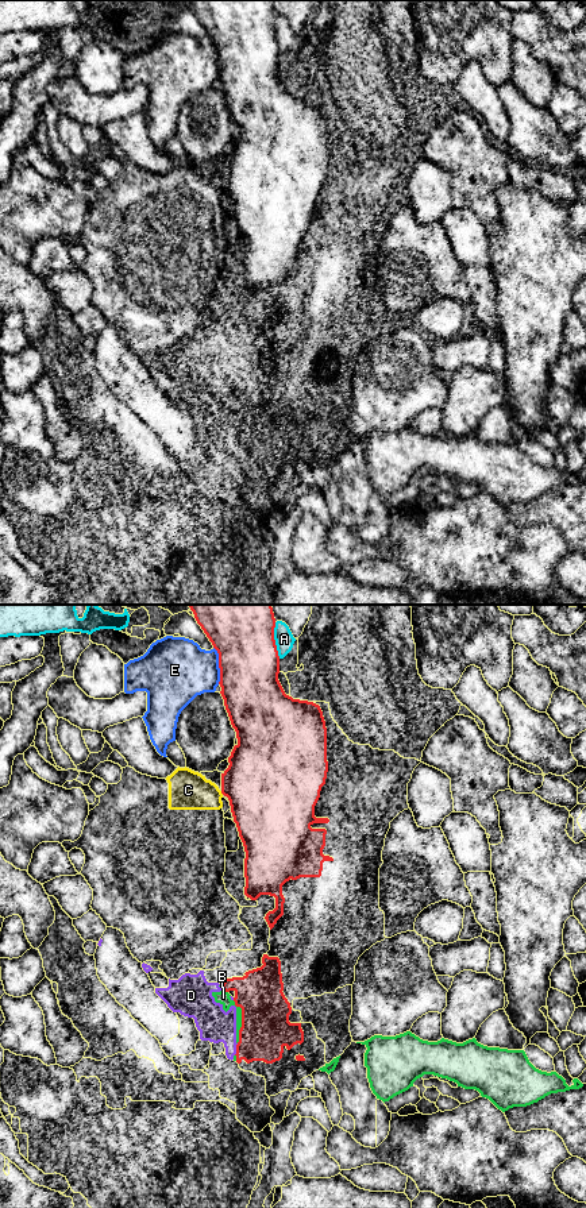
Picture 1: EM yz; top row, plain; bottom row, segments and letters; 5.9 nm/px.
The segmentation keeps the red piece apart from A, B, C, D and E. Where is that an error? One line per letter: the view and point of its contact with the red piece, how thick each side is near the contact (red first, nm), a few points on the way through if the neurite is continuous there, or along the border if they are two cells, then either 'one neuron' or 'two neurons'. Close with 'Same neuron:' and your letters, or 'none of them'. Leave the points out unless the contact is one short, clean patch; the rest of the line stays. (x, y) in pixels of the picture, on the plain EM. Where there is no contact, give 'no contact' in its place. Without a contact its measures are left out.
A: meets red in yz at (274, 35); 420 nm thick on the red side, 110 nm on the other; two neurons
B: meets red in yz at (242, 416); 300 nm thick on the red side, 80 nm on the other; two neurons
C: meets red in yz at (222, 188); 460 nm thick on the red side, 240 nm on the other; border along yz (220, 186), (223, 189); two neurons
D: meets red in yz at (236, 444); 300 nm thick on the red side, 200 nm on the other; border along yz (238, 439), (234, 450); two neurons
E: meets red in yz at (219, 61); 380 nm thick on the red side, 380 nm on the other; two neurons
Same neuron: none of them

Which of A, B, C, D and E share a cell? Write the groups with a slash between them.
A / B D / C / E

